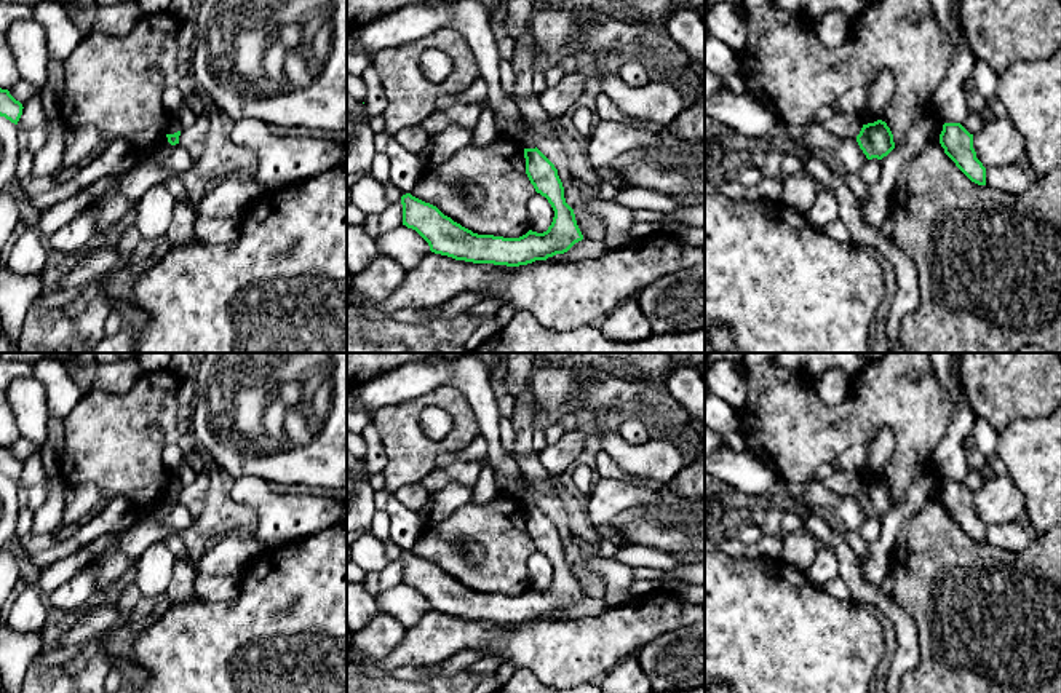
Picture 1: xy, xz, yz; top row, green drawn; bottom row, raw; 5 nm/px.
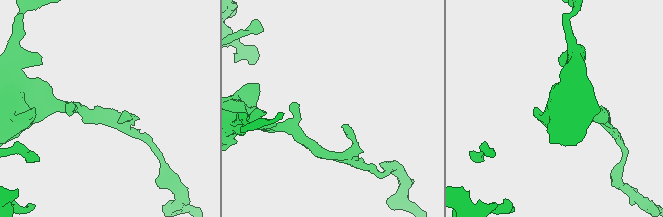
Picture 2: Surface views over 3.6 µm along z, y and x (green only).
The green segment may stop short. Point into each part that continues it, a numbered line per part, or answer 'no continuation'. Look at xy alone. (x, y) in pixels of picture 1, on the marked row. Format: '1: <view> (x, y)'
no continuation

